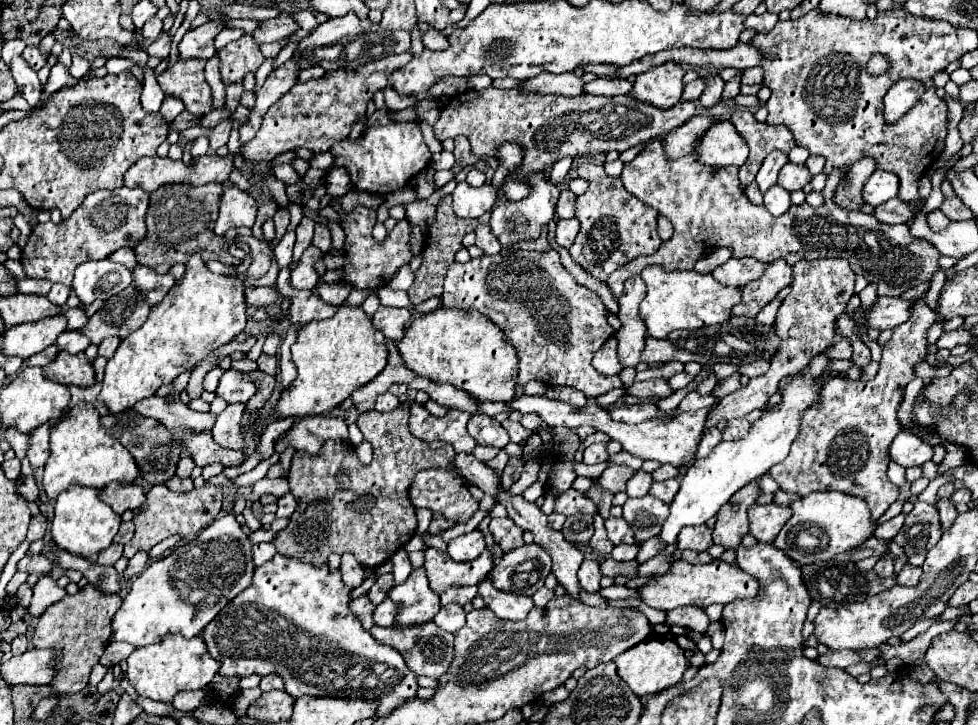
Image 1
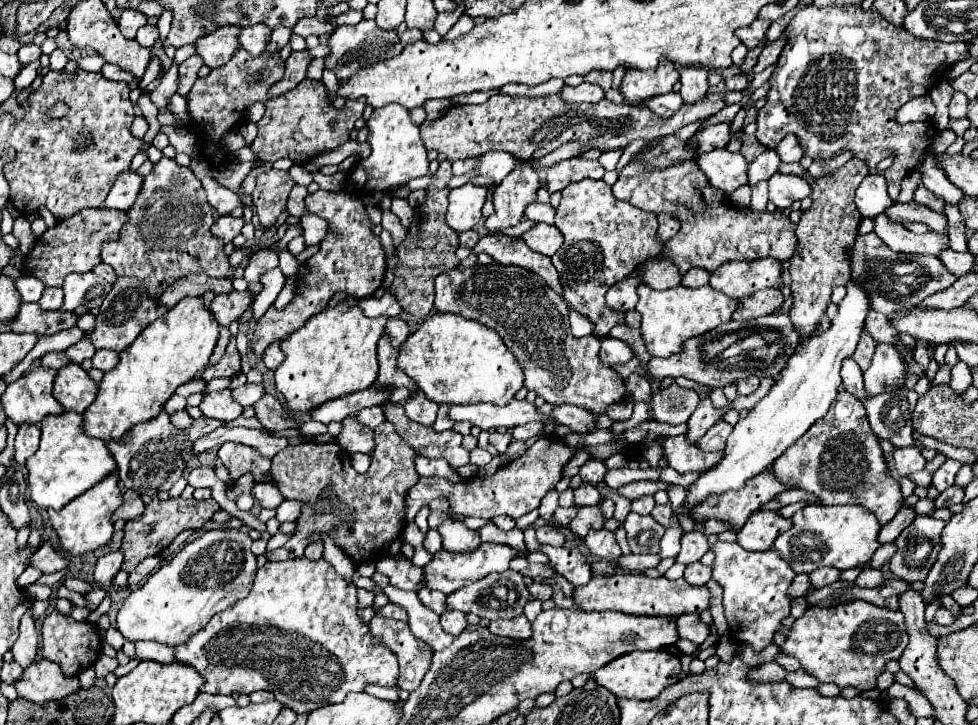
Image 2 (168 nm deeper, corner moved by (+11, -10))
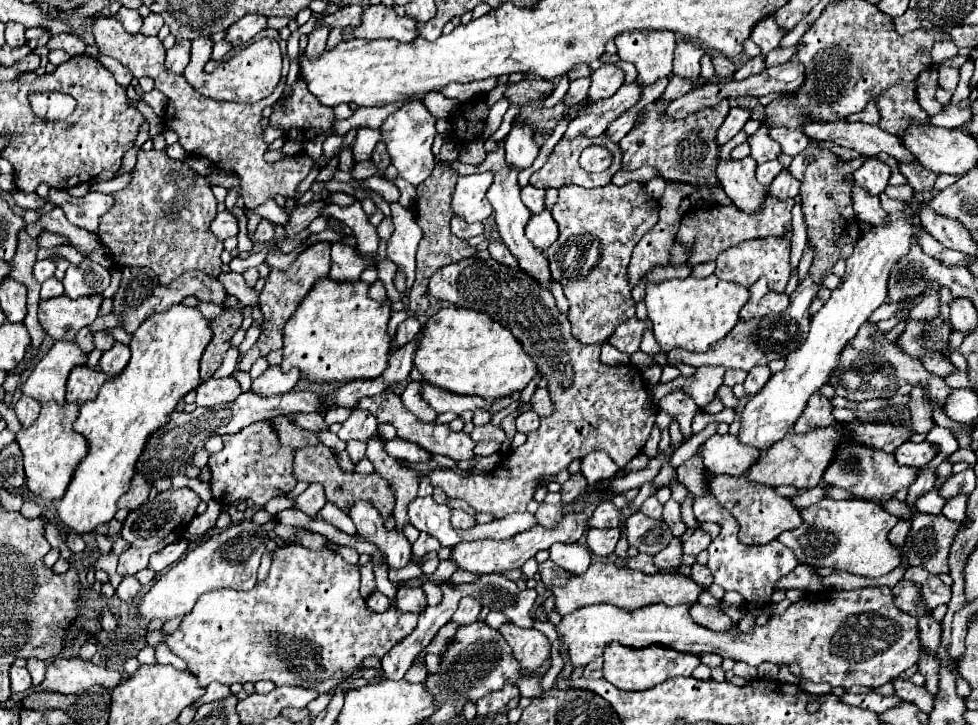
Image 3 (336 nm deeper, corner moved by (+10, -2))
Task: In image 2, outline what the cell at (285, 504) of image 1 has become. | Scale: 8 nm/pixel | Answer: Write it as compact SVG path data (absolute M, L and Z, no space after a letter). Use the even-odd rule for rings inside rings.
M285 500L279 508L277 508L277 520L279 522L293 522L297 520L301 514L301 502L299 500Z

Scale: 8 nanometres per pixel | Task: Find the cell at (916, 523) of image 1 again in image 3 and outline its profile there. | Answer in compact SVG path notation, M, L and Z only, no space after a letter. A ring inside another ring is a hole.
M914 514L912 530L908 542L902 546L902 554L908 566L924 566L930 574L948 572L948 552L952 538L956 536L958 522L948 520L946 516Z

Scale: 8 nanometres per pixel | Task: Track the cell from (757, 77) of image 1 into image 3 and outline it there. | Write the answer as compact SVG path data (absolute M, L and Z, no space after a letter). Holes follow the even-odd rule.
M714 54L712 56L712 64L714 64L714 70L720 78L732 78L732 74L736 72L734 64L726 58L726 56L720 56L720 54Z

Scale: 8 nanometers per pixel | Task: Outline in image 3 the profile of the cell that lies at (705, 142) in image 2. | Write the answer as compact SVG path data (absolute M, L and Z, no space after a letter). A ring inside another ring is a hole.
M730 108L724 124L720 126L720 130L716 134L716 144L722 146L730 138L734 138L734 134L738 134L748 120L750 120L750 112L748 110L744 110L744 108Z

